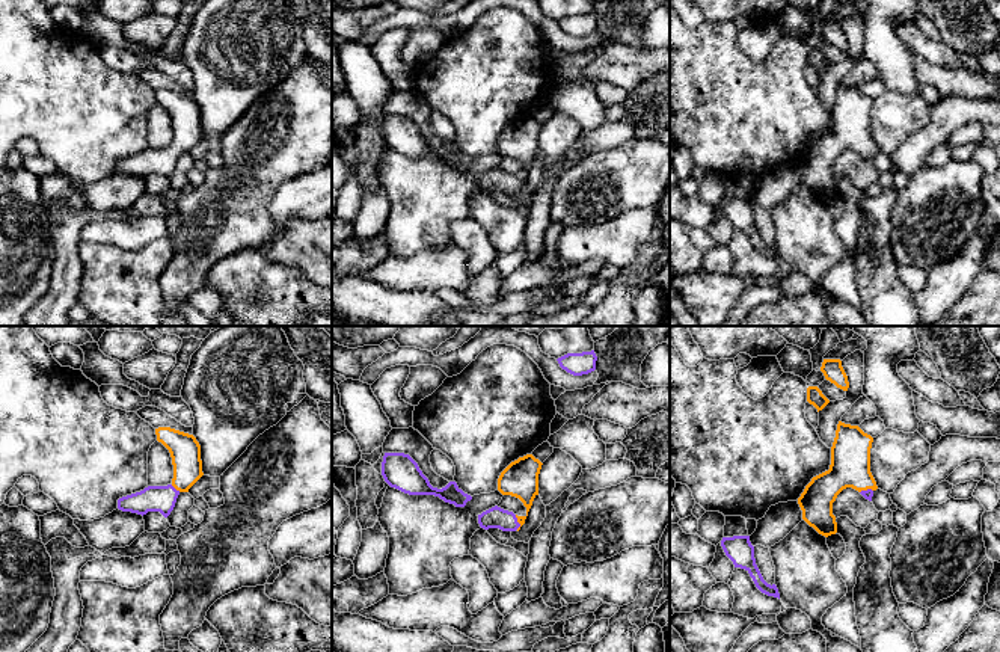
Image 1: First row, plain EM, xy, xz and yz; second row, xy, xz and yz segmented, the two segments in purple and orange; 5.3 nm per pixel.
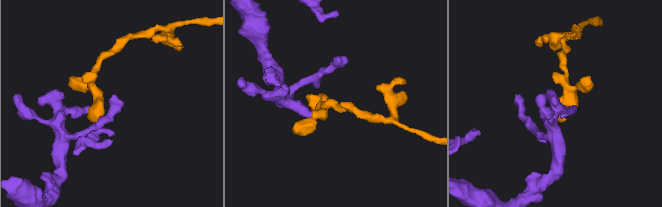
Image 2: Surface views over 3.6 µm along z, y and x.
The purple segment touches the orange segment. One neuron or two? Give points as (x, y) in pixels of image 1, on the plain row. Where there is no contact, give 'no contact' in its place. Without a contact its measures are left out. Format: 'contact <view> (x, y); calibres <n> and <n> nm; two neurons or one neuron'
contact xz (518, 184); calibres 110 and 190 nm; one neuron

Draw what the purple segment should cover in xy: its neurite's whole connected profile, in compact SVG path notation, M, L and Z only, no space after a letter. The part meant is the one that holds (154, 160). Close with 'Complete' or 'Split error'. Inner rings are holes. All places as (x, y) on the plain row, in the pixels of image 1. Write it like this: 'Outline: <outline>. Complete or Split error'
Outline: M155 91L157 103L170 115L173 140L167 148L148 148L140 154L118 161L118 171L137 177L160 174L164 180L170 177L176 160L204 137L201 107L193 97L170 91Z. Split error

